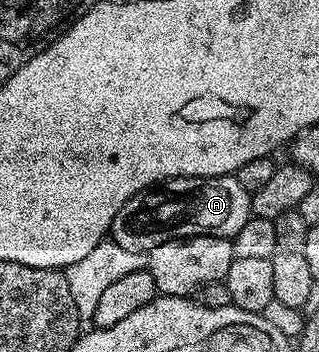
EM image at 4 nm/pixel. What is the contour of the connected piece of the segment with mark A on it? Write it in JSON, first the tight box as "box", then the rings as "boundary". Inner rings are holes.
{"box":[109,175,251,253],"boundary":[[[236,175],[180,176],[123,202],[123,210],[115,214],[115,222],[109,227],[109,236],[126,250],[149,253],[163,242],[189,236],[232,238],[247,226],[250,215],[251,193],[239,186]]]}

